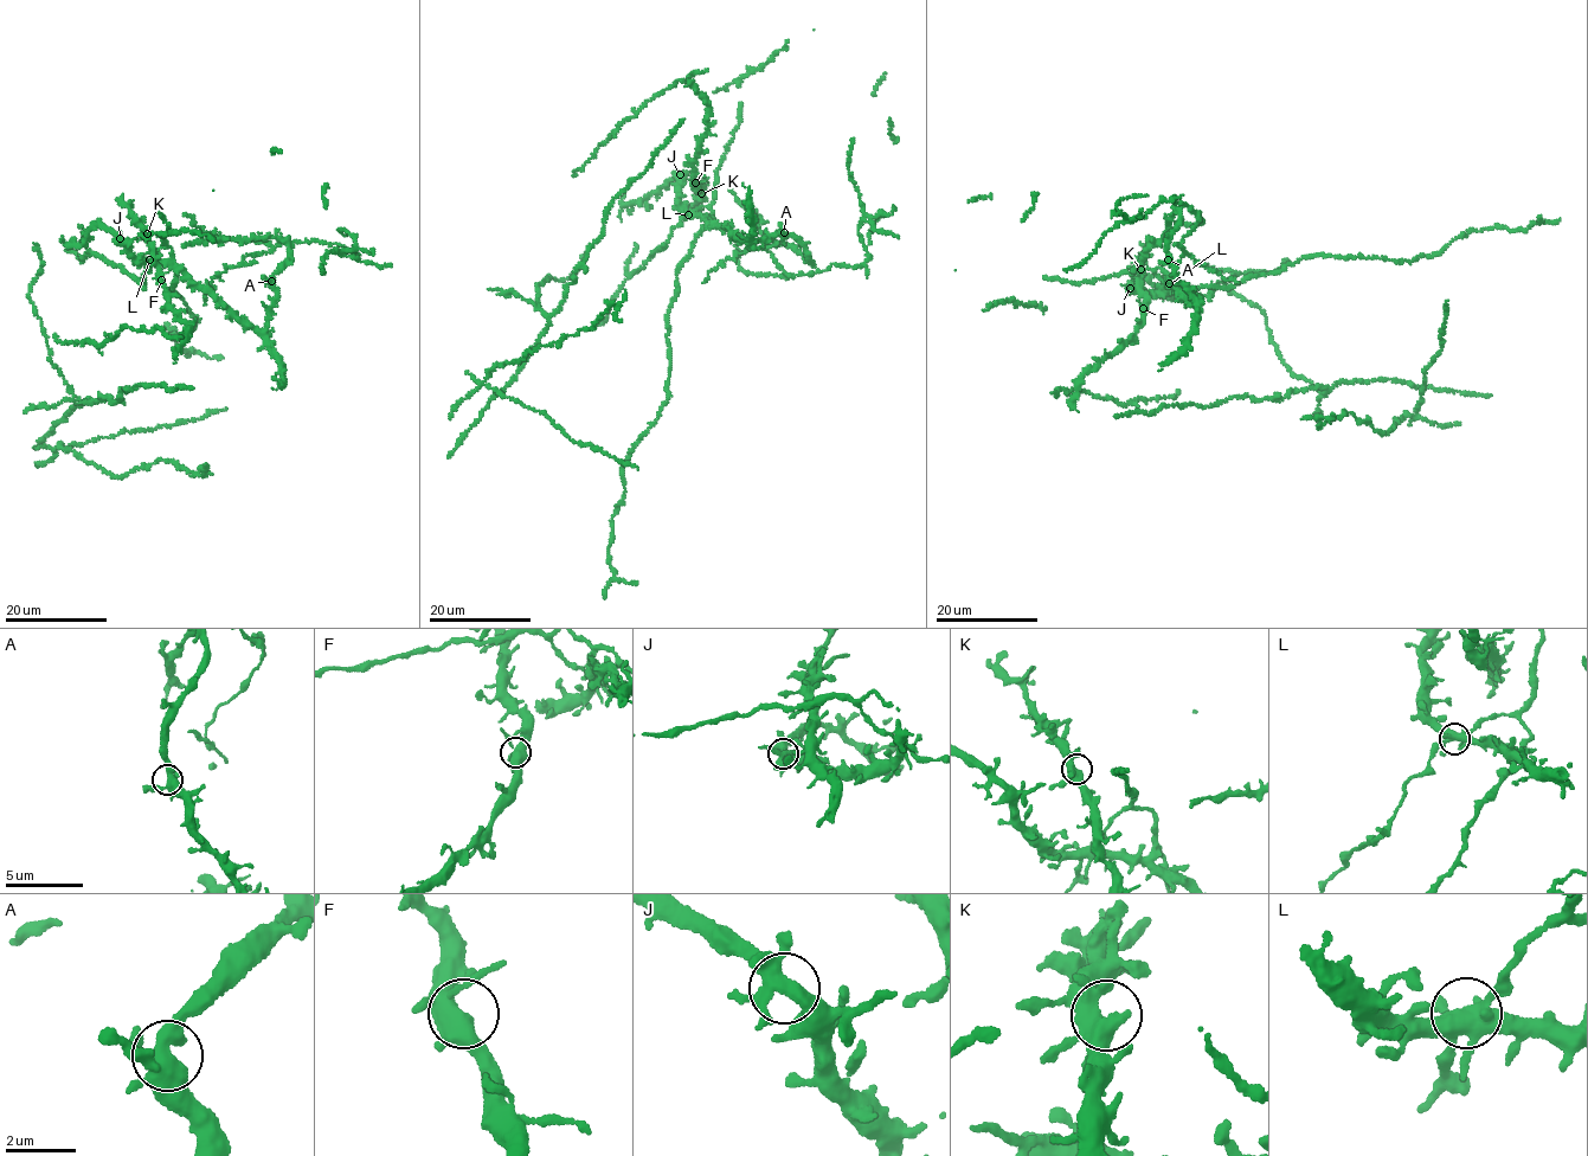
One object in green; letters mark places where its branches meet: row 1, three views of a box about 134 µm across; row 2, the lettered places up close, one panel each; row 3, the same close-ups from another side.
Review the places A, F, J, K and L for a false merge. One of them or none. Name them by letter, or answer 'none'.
none

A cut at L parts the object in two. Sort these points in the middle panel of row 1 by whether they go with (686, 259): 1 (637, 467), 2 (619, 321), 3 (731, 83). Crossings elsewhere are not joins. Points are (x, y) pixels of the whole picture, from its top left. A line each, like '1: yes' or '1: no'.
1: no
2: no
3: no

